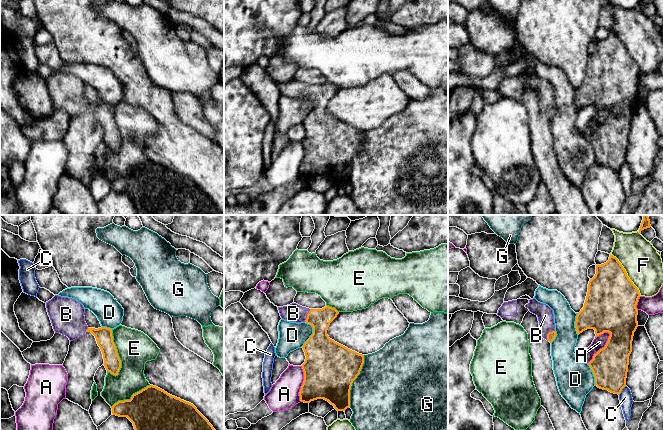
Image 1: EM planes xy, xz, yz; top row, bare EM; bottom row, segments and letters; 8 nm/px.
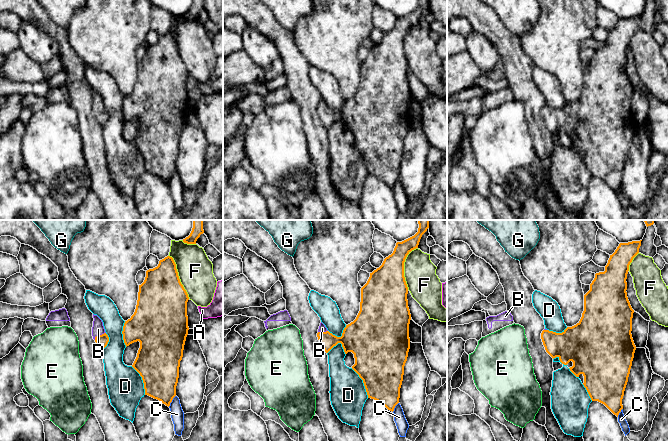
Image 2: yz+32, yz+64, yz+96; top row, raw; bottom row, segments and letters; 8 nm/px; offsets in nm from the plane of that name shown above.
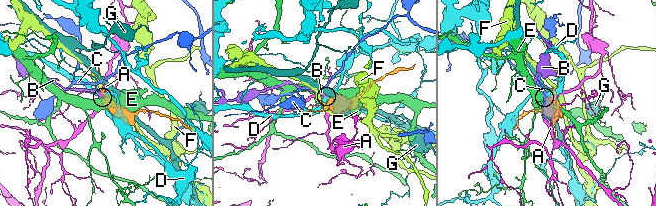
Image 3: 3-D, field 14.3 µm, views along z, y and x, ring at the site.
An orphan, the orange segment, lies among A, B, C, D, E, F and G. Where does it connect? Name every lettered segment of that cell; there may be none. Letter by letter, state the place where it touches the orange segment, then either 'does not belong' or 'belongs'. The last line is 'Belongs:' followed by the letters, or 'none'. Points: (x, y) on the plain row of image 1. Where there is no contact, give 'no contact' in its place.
A: yz (602, 124) | does not belong
B: yz (547, 110) | belongs
C: yz (621, 166) | does not belong
D: xz (312, 110) | does not belong
E: xy (117, 129) | does not belong
F: yz (626, 50) | does not belong
G: xz (353, 156) | does not belong
Belongs: B

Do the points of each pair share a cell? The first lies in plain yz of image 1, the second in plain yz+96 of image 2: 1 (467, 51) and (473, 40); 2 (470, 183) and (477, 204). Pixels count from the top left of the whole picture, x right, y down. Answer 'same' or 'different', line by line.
1: different
2: same

